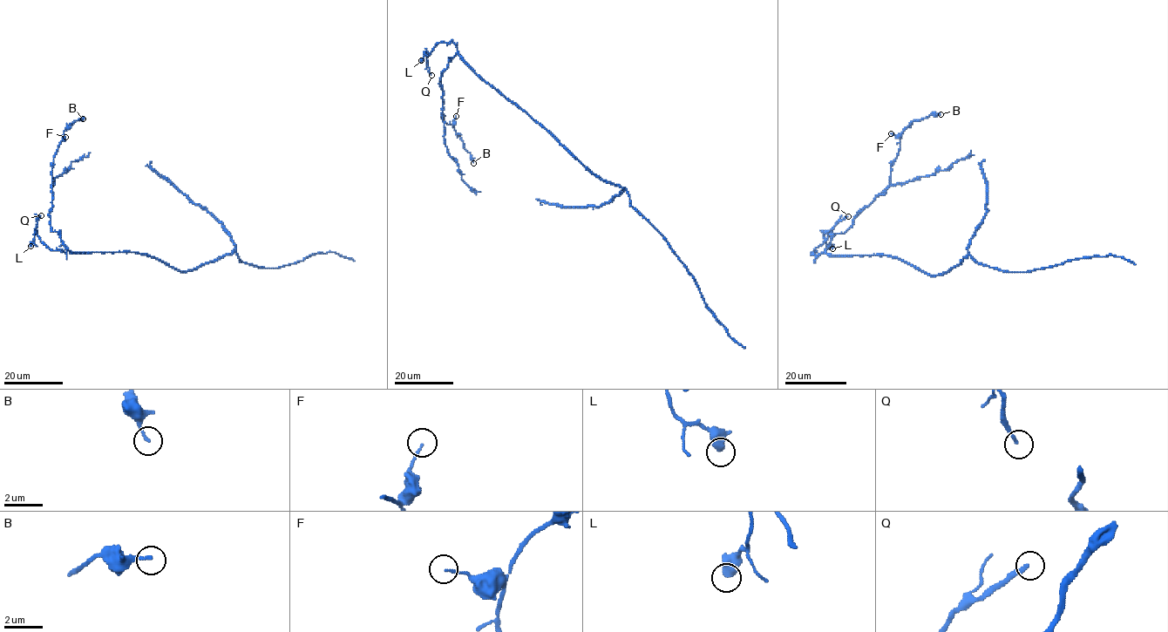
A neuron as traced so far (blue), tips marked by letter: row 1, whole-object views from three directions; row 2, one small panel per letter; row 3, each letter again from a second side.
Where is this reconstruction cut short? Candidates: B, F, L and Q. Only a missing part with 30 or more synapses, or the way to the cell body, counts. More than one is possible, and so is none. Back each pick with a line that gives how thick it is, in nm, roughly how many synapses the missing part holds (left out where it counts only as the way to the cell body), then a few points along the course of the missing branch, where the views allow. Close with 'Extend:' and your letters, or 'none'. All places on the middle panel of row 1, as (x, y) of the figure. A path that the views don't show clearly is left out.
Q: 180 nm thick; about 70 synapses; missing branch runs (431, 75), (431, 109), (424, 144), (400, 178)
Extend: Q

